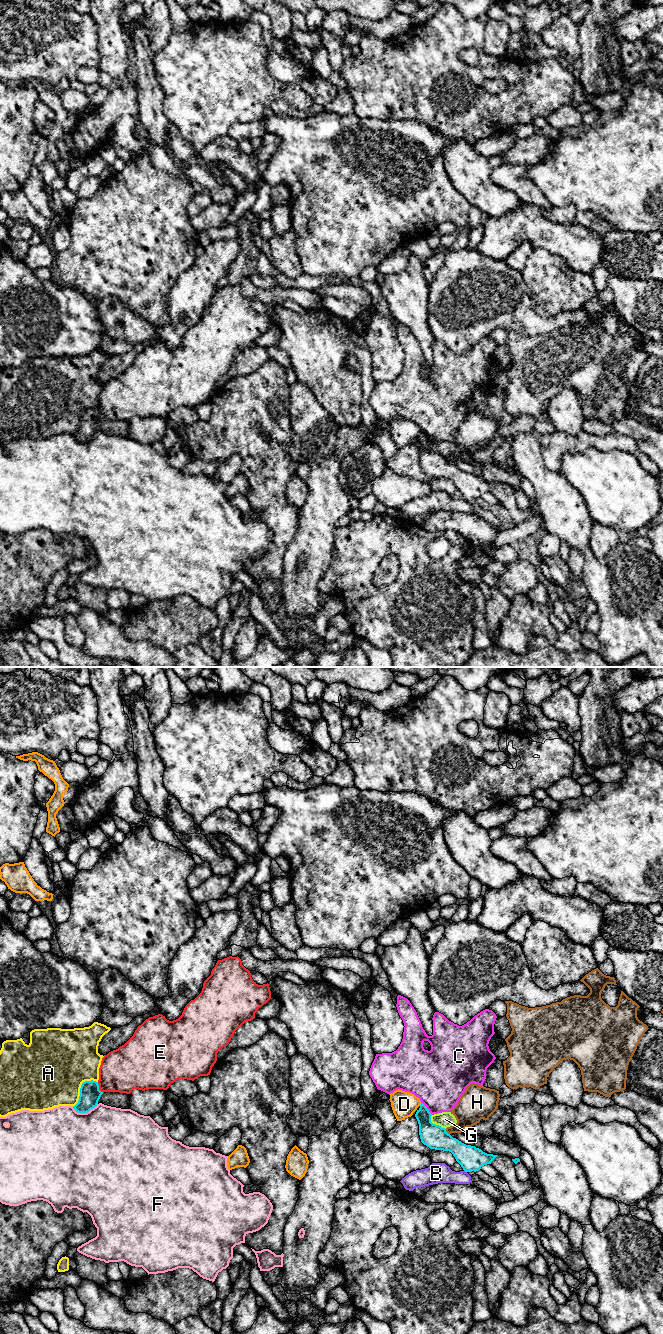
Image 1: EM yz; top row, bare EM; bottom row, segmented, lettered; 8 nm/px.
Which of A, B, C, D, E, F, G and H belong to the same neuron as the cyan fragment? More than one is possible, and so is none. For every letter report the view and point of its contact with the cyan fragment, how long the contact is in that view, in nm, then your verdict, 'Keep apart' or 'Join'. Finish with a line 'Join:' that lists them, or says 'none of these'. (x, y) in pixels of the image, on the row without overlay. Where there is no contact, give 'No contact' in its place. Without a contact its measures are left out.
A: Touches cyan at yz (80, 416). Shared border 300 nm. Keep apart
B: Touches cyan at yz (465, 499). Shared border 30 nm. Keep apart
C: Touches cyan at yz (426, 436). Shared border 140 nm. Keep apart
D: Touches cyan at yz (420, 432). Shared border 30 nm. Keep apart
E: Touches cyan at yz (98, 416). Shared border 100 nm. Keep apart
F: Touches cyan at yz (85, 440). Shared border 220 nm. Keep apart
G: Touches cyan at yz (435, 452). Shared border 170 nm. Keep apart
H: Touches cyan at yz (446, 460). Shared border 60 nm. Keep apart
Join: none of these

